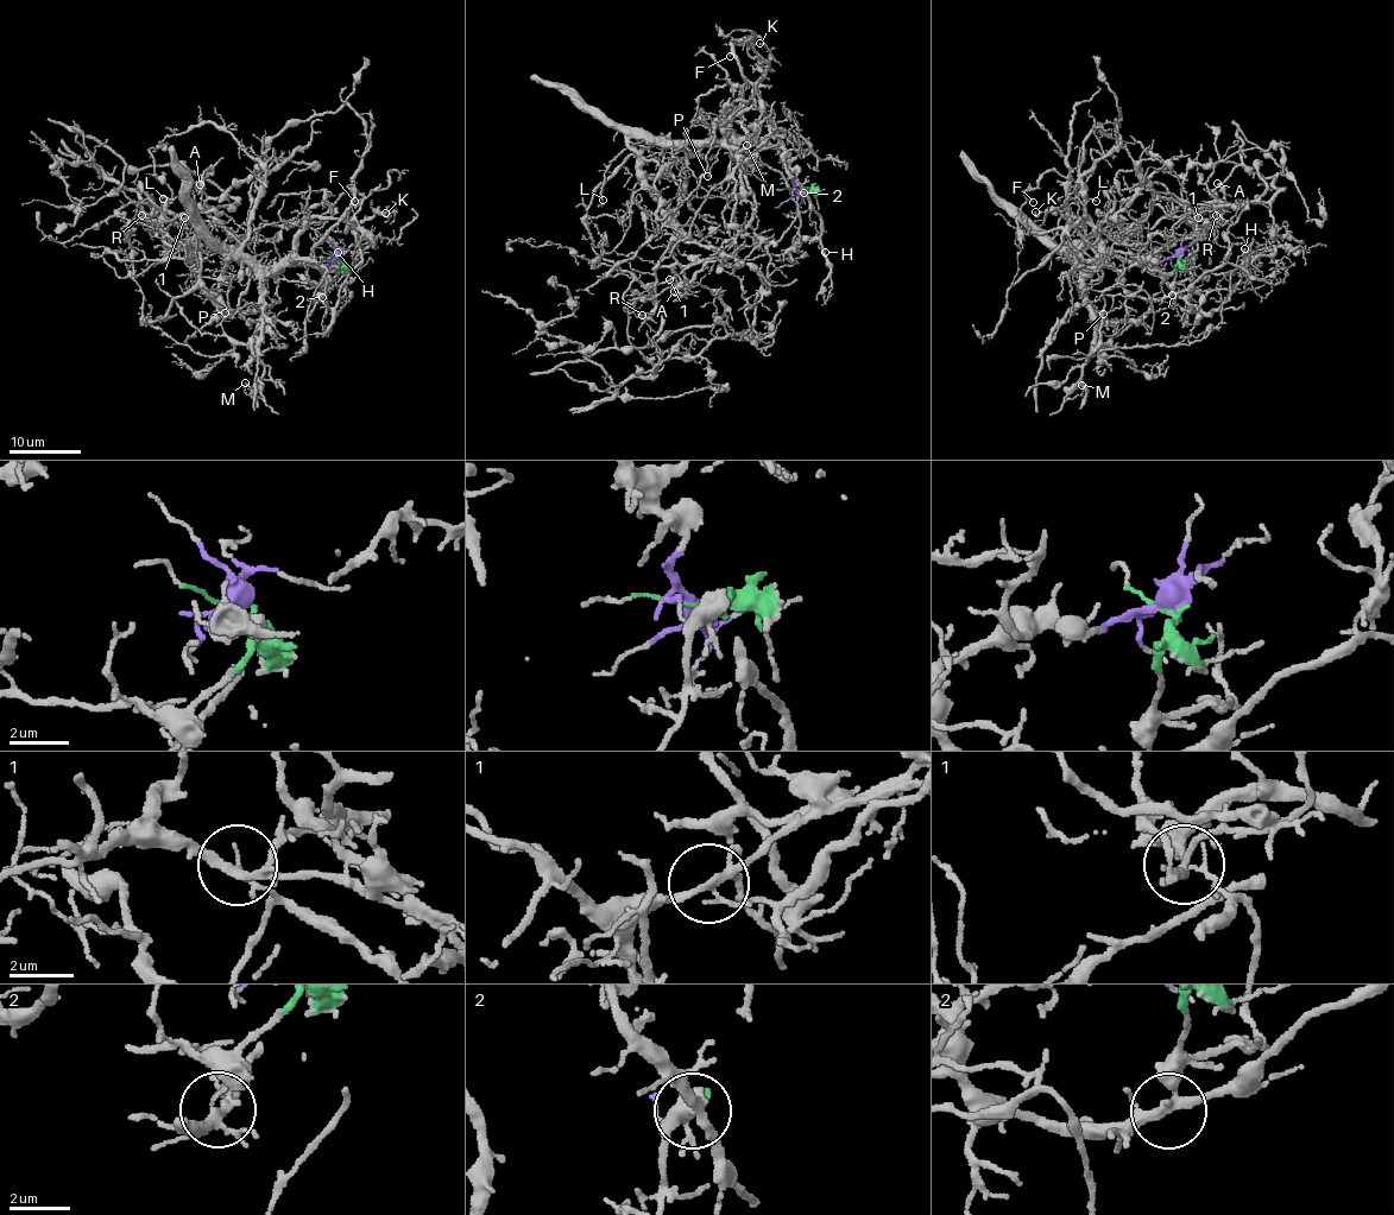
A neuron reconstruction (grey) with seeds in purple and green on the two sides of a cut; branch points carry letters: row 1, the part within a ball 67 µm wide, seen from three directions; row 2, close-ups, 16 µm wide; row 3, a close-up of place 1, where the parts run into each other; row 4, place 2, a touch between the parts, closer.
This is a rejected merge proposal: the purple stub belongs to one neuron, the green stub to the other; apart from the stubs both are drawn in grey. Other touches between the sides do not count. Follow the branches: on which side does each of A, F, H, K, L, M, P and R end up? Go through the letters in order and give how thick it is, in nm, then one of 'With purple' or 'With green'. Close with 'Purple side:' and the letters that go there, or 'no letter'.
A: Thickness 500 nm. With green
F: Thickness 100 nm. With purple
H: Thickness 120 nm. With purple
K: Thickness 140 nm. With purple
L: Thickness 160 nm. With purple
M: Thickness 140 nm. With purple
P: Thickness 110 nm. With purple
R: Thickness 100 nm. With green
Purple side: F, H, K, L, M, P

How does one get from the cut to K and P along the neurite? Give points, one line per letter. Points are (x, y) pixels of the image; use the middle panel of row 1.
K: (800, 191), (775, 149), (727, 141), (723, 132), (769, 58), (759, 44)
P: (800, 191), (794, 173), (775, 149), (758, 140), (716, 140), (723, 140), (706, 175)

